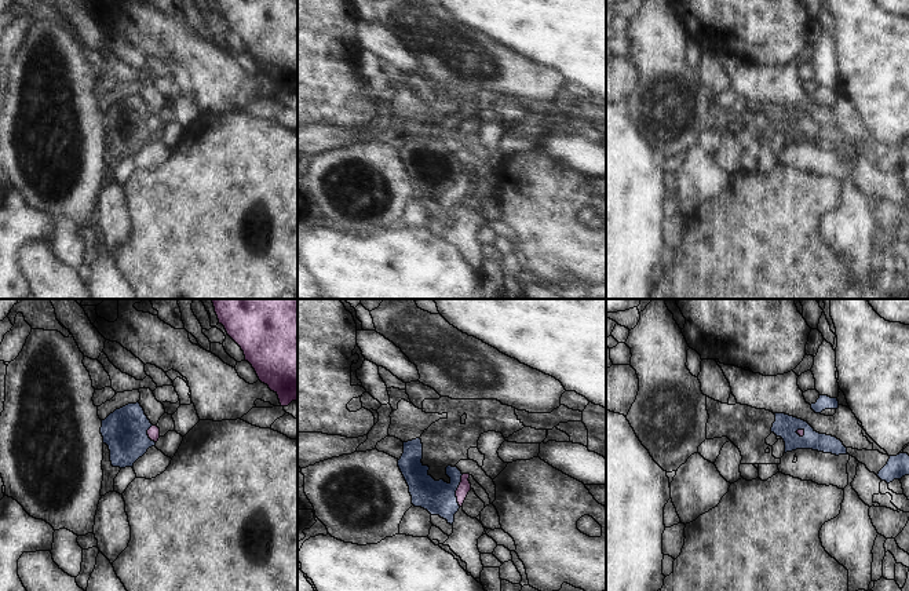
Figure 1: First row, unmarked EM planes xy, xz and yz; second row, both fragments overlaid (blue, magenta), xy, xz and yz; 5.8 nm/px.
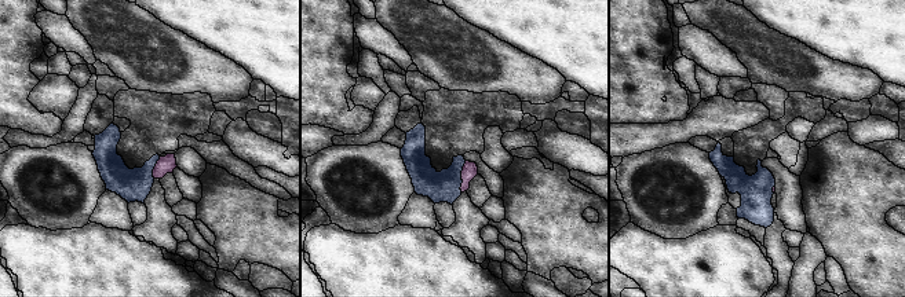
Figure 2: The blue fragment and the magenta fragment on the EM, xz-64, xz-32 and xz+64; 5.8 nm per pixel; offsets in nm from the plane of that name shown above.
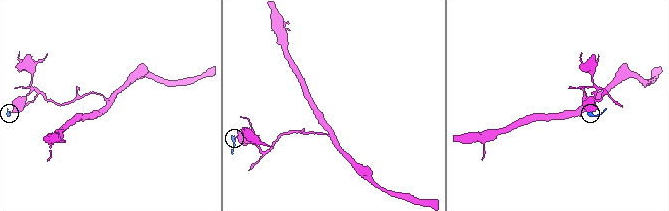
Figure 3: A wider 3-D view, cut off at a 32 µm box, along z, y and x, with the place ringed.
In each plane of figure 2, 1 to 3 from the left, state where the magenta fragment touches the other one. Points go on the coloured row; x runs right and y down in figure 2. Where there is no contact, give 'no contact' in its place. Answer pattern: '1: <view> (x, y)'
1: xz-64 (153, 168)
2: xz-32 (460, 176)
3: xz+64 (772, 190)

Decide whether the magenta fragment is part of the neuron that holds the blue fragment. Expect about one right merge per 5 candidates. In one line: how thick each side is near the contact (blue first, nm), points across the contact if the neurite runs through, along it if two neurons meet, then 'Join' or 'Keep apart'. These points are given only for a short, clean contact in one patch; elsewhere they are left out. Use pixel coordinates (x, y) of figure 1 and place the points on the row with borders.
Thickness 200 nm (blue) against 70 nm. Path across: xz (438, 498), (448, 498), (456, 489), (464, 486). Join.

